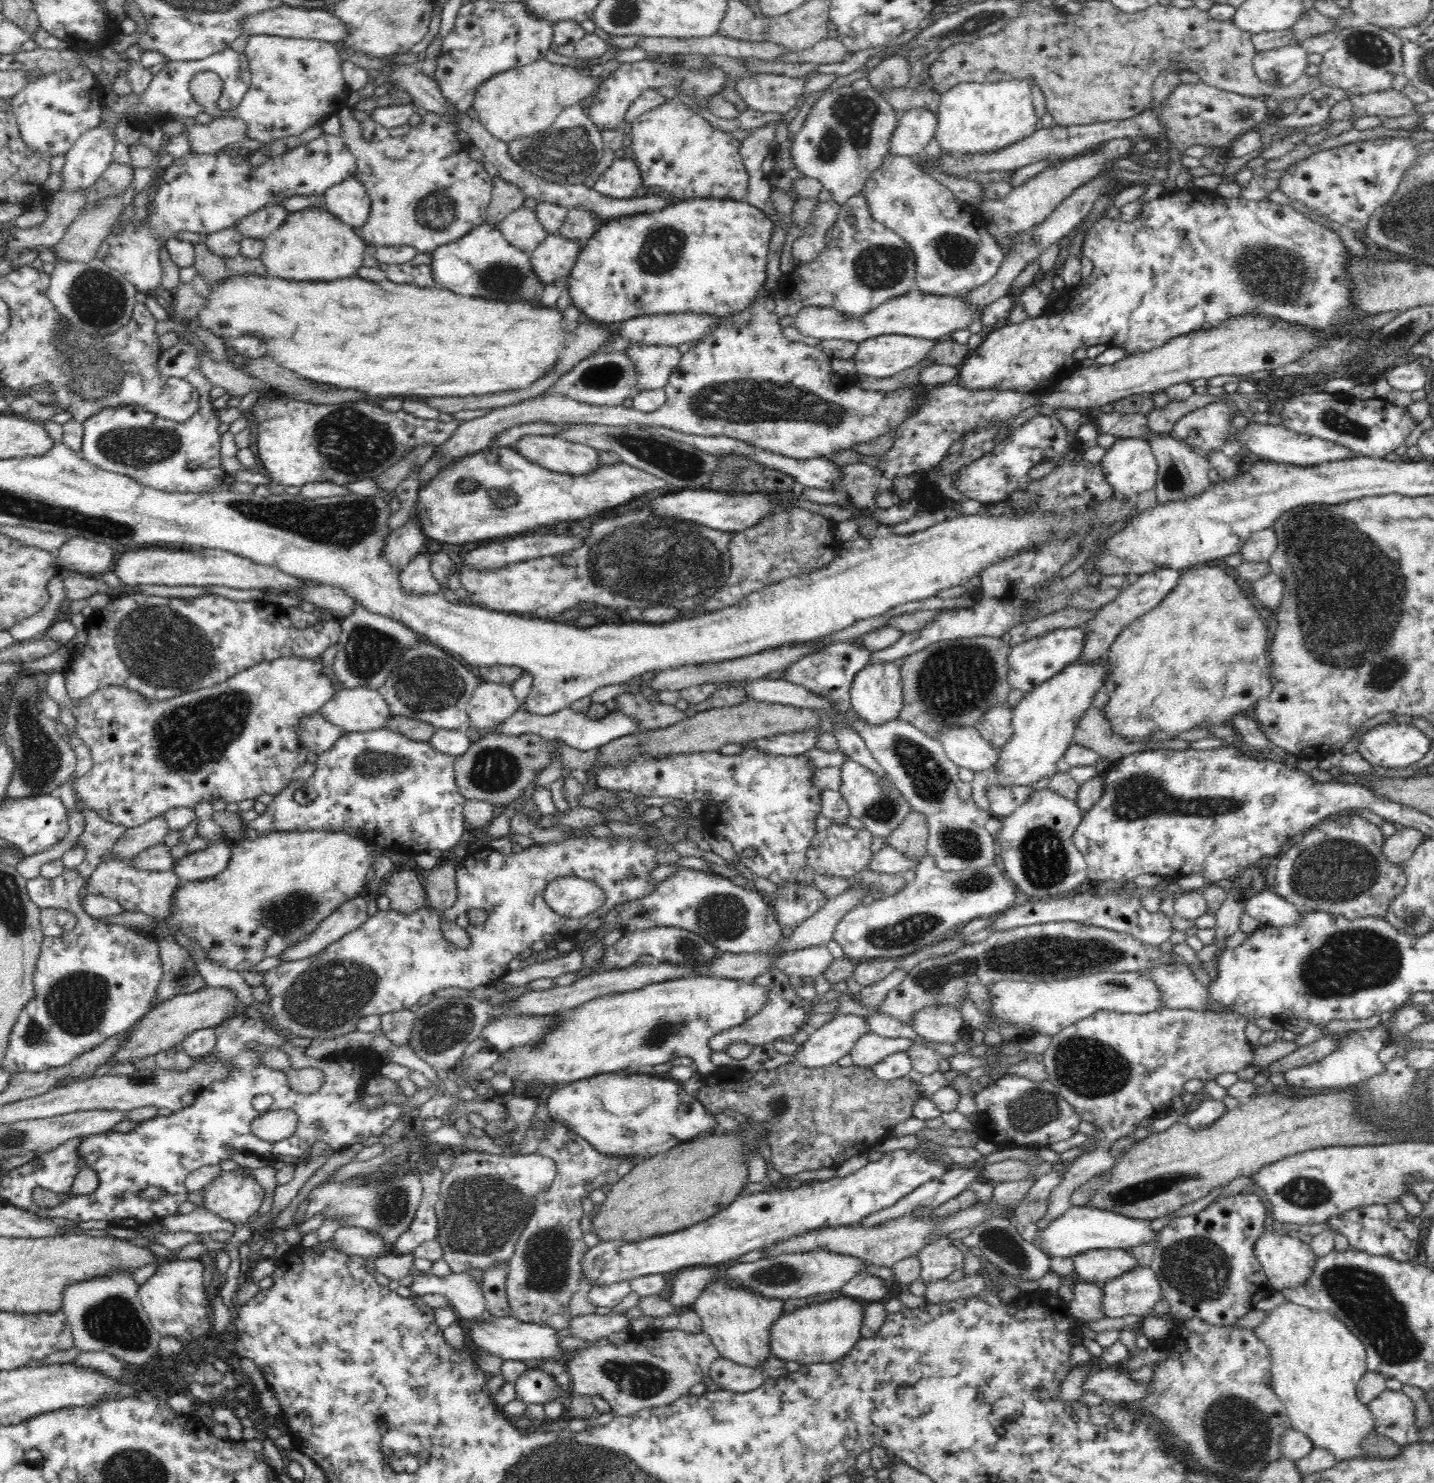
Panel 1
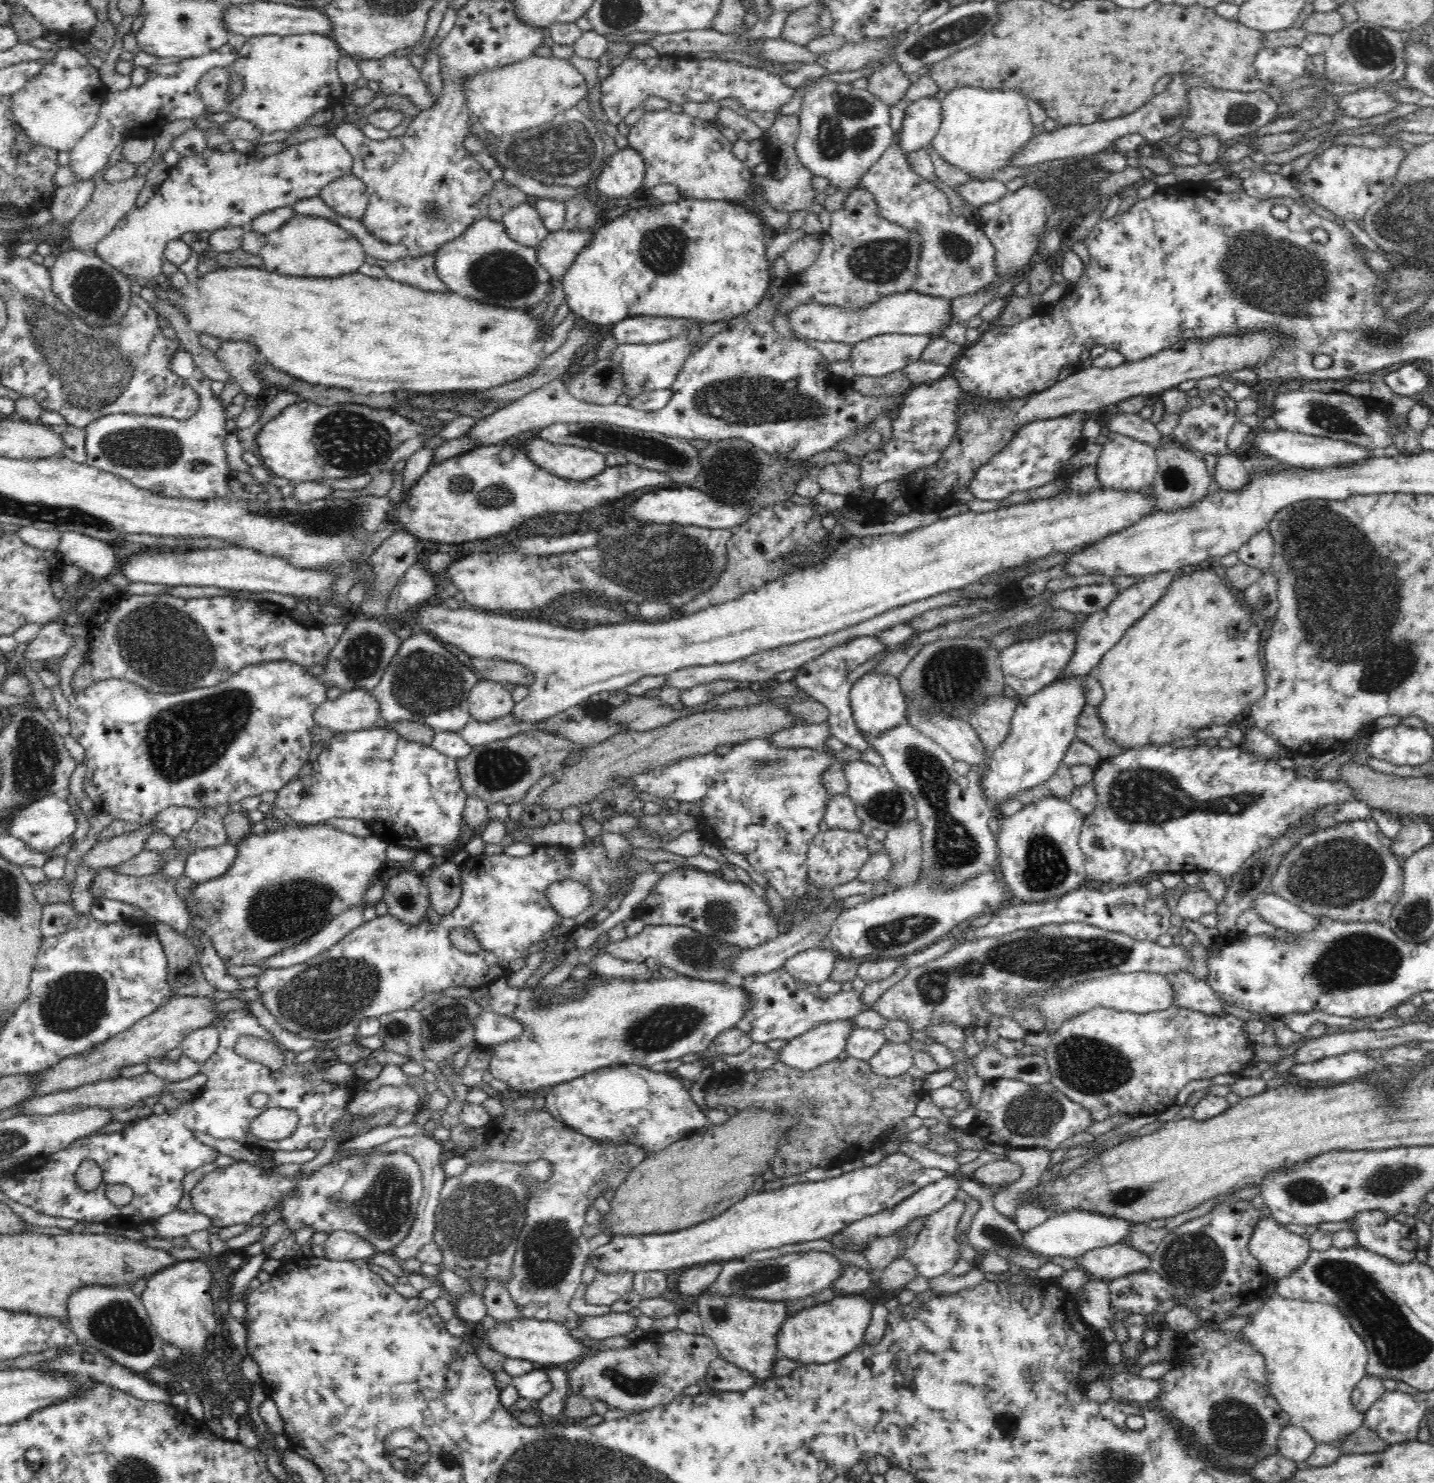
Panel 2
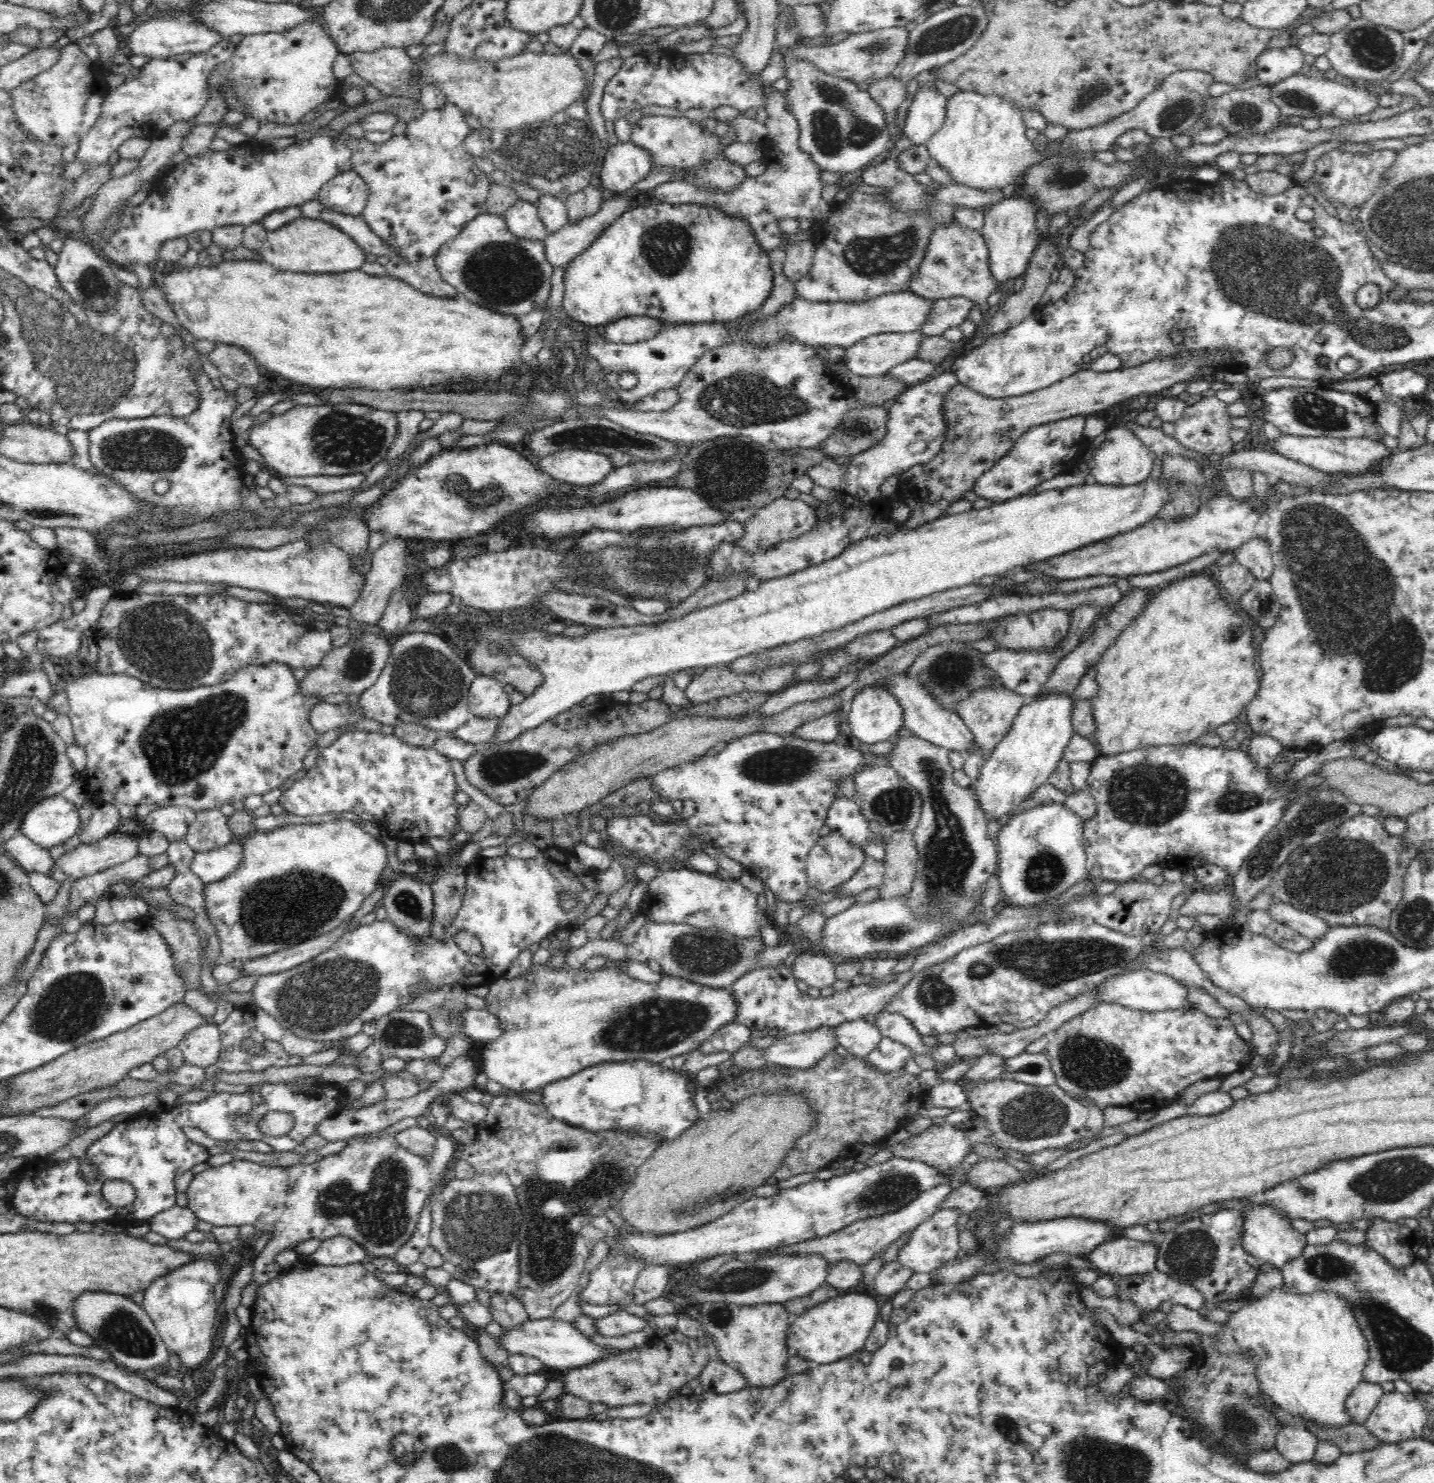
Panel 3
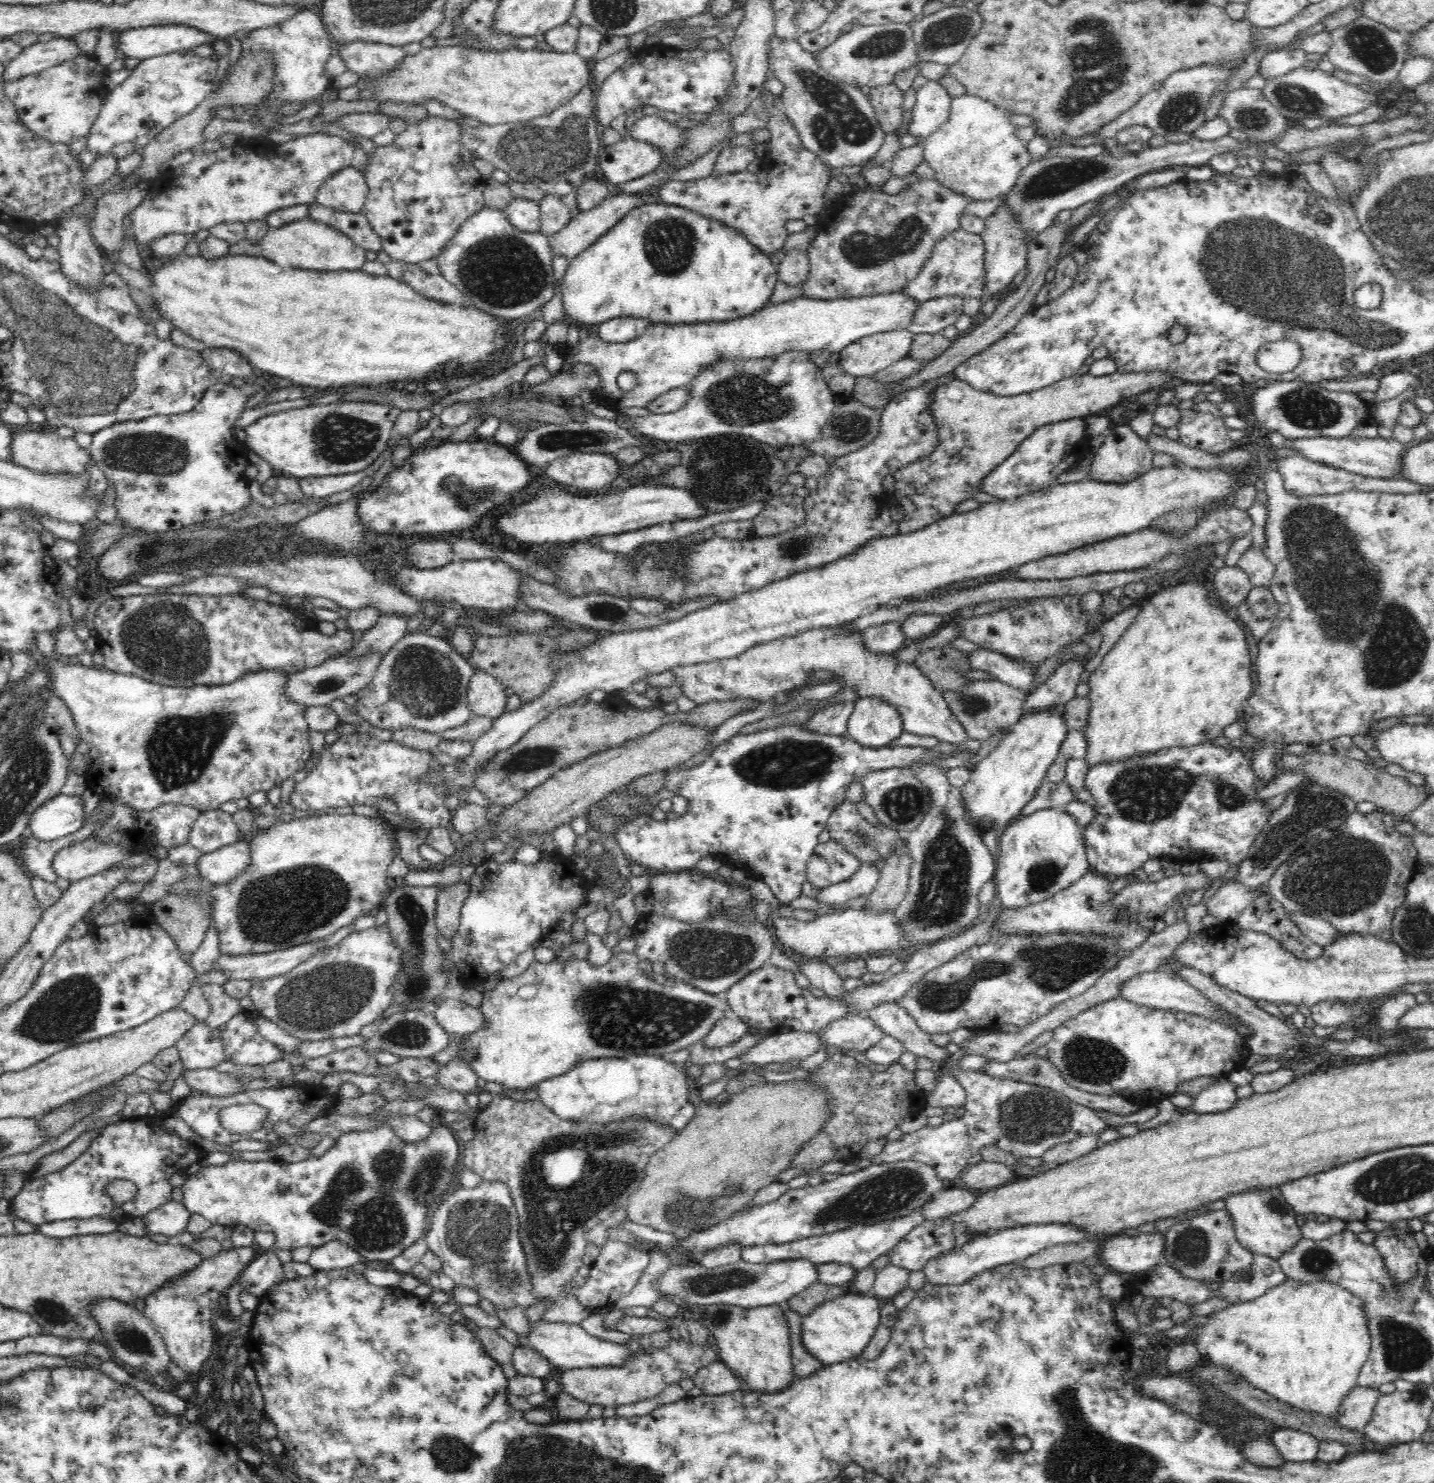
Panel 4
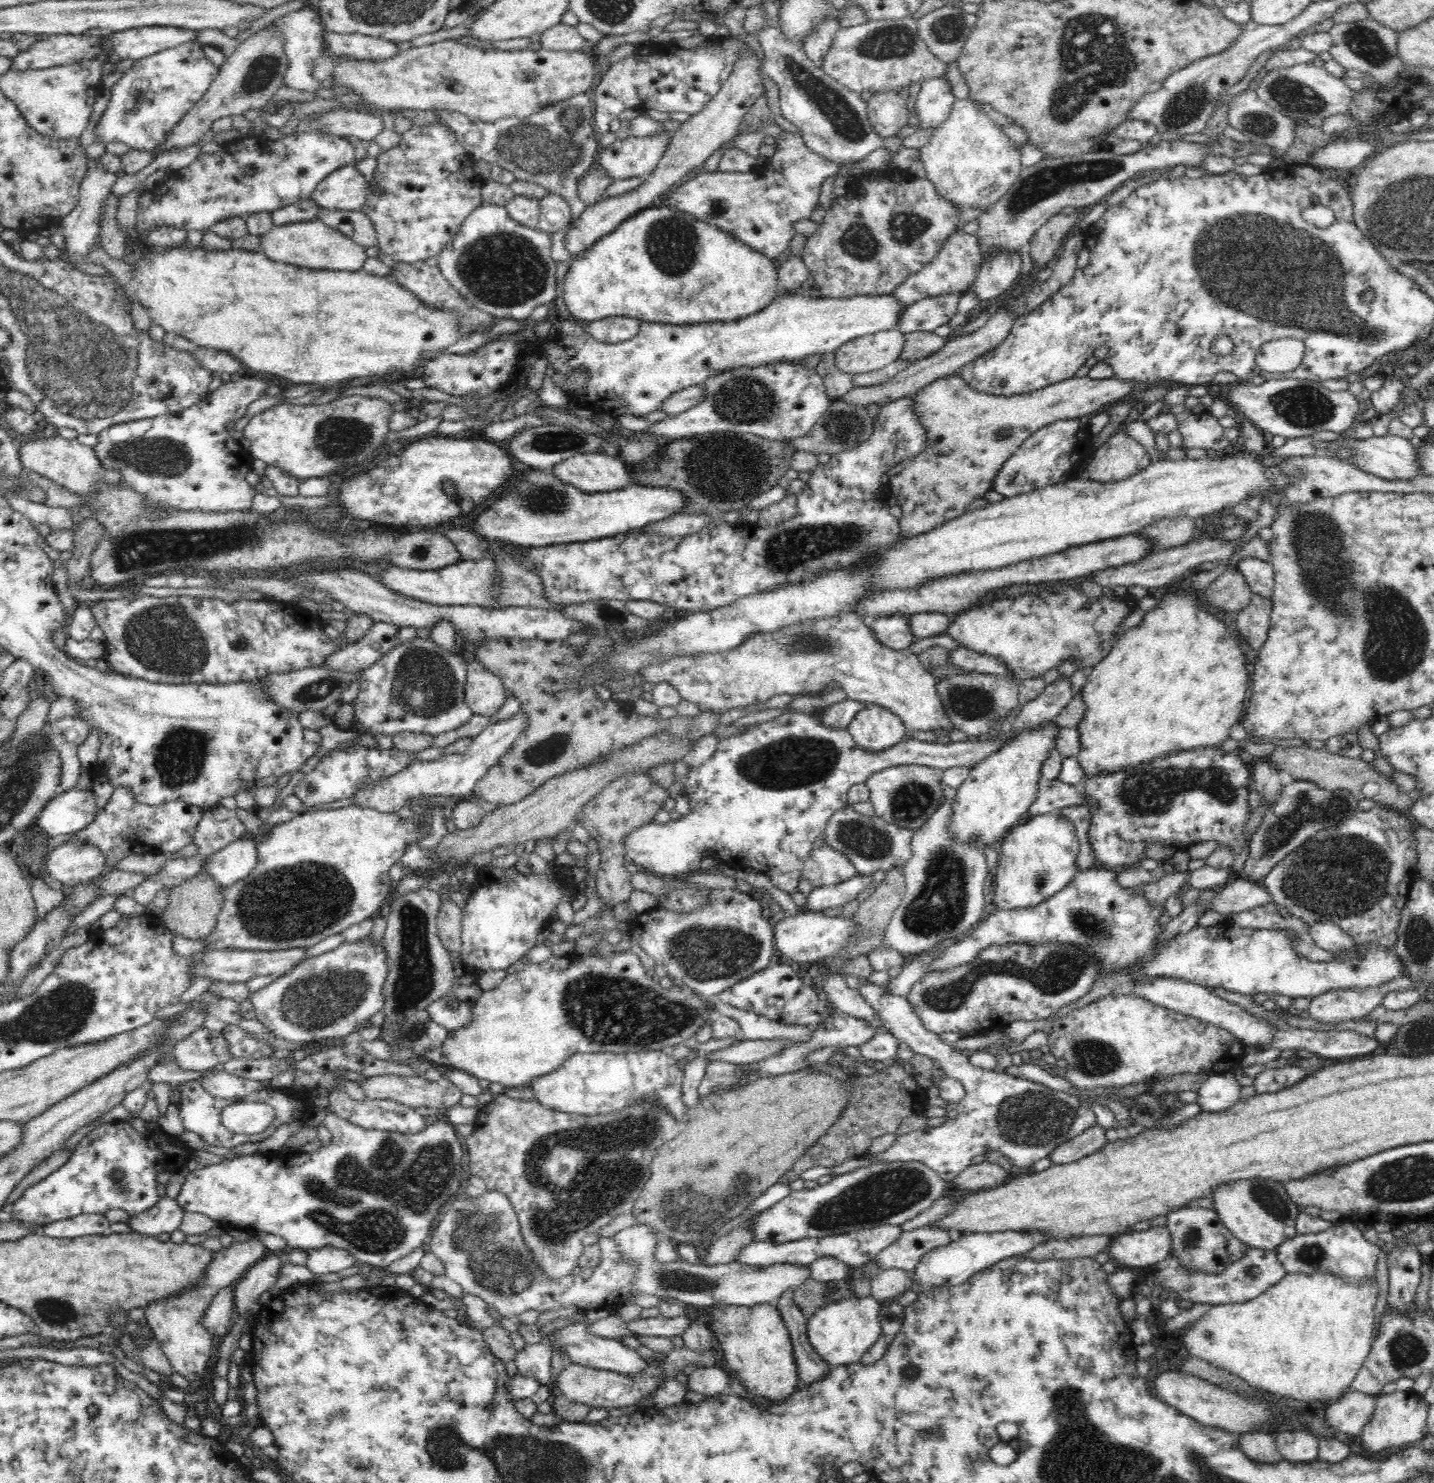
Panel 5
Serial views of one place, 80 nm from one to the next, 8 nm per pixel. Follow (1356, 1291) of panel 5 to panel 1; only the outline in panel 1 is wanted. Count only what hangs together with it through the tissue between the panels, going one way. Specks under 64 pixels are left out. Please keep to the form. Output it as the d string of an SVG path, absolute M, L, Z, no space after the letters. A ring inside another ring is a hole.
M1292 1301L1268 1310L1266 1320L1254 1329L1254 1333L1270 1349L1272 1387L1286 1407L1293 1429L1309 1436L1316 1448L1324 1448L1331 1452L1337 1462L1364 1455L1360 1454L1362 1440L1374 1431L1374 1415L1370 1407L1362 1404L1356 1395L1358 1381L1367 1371L1363 1342L1331 1312L1312 1310Z

